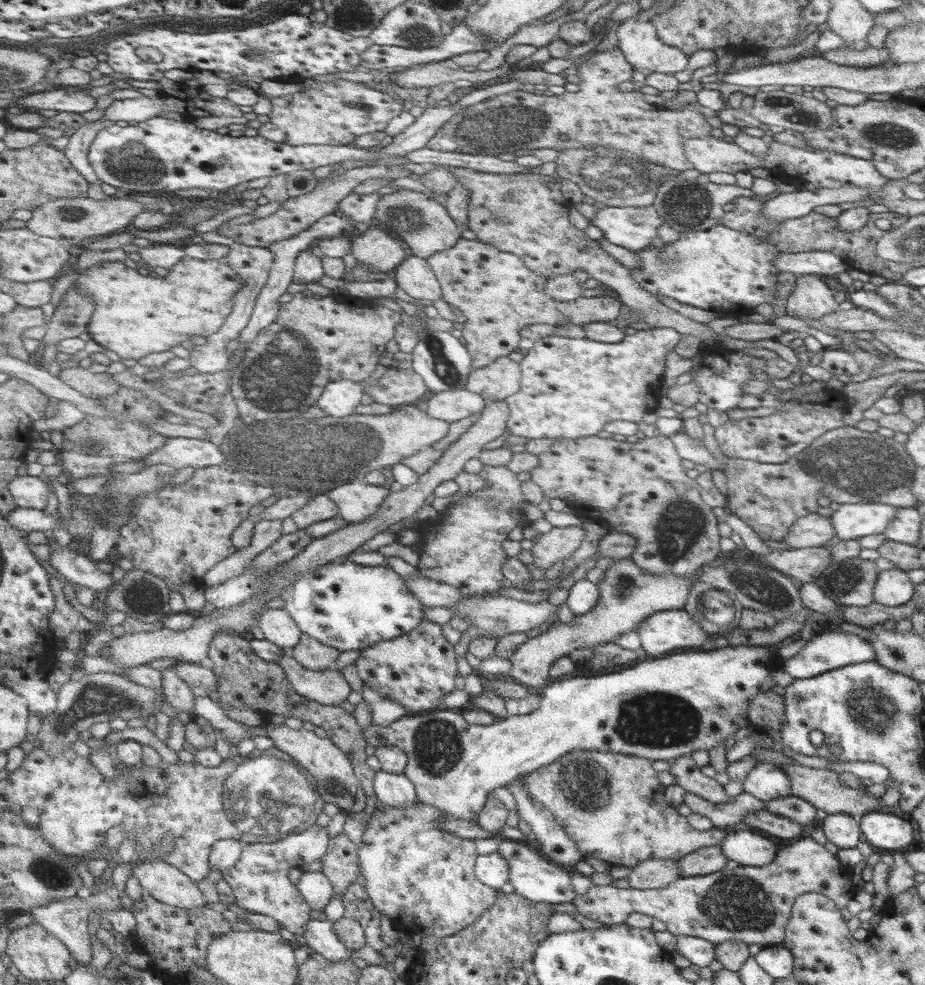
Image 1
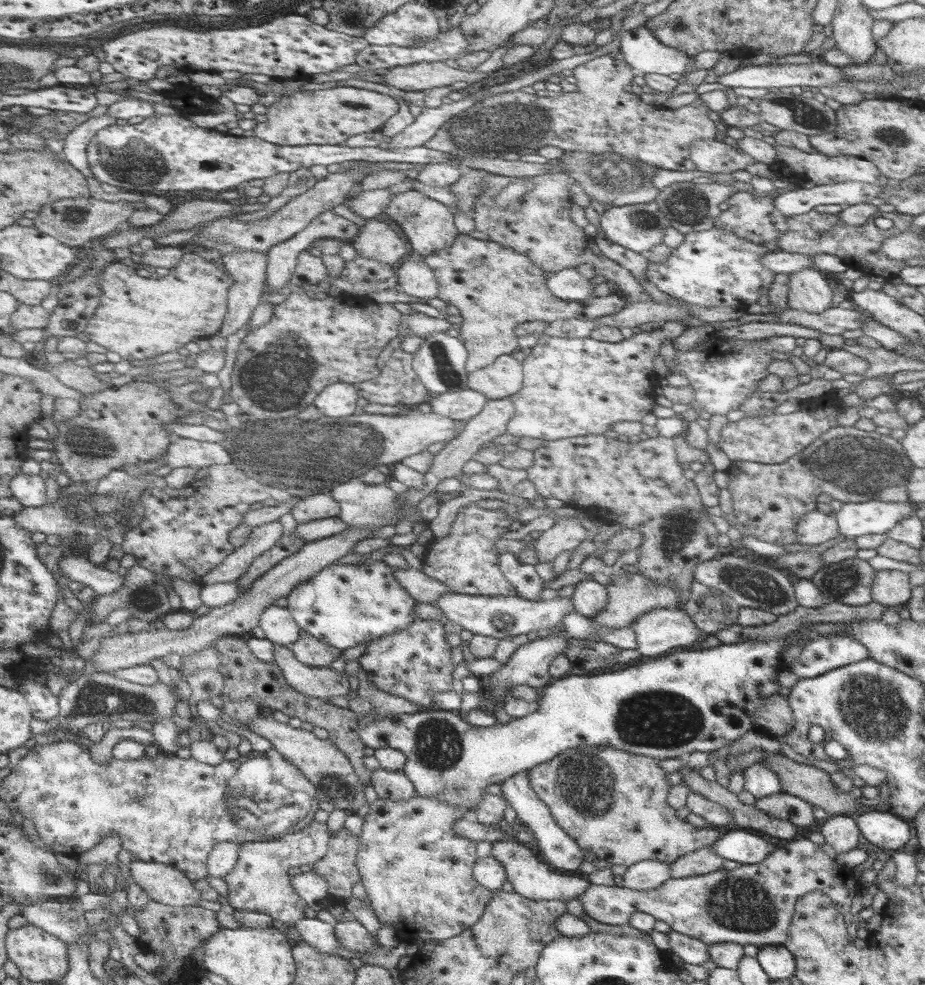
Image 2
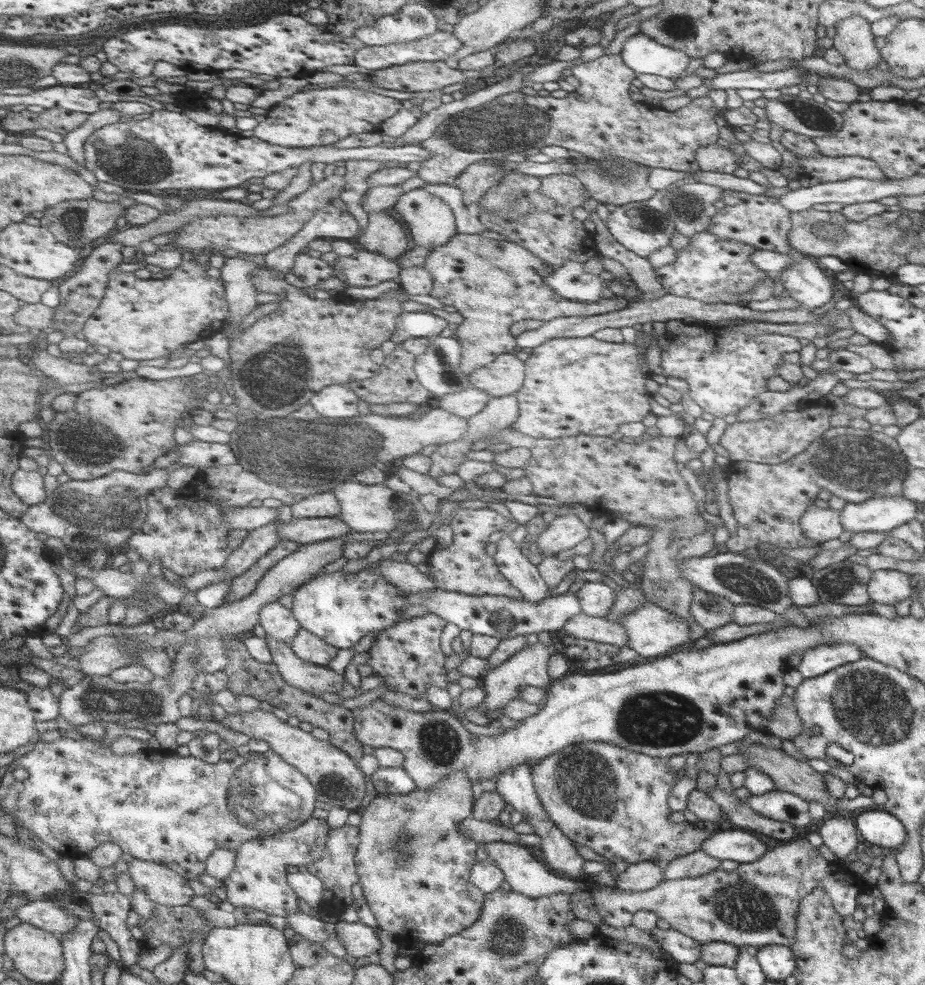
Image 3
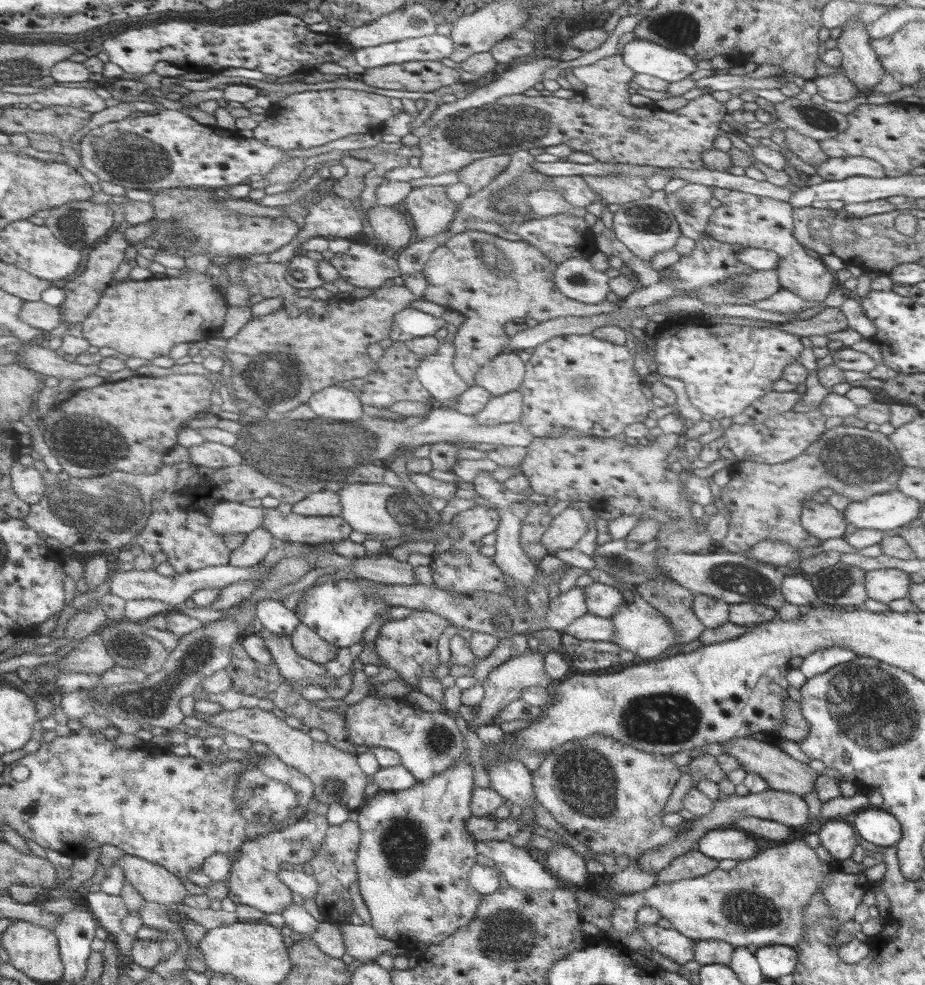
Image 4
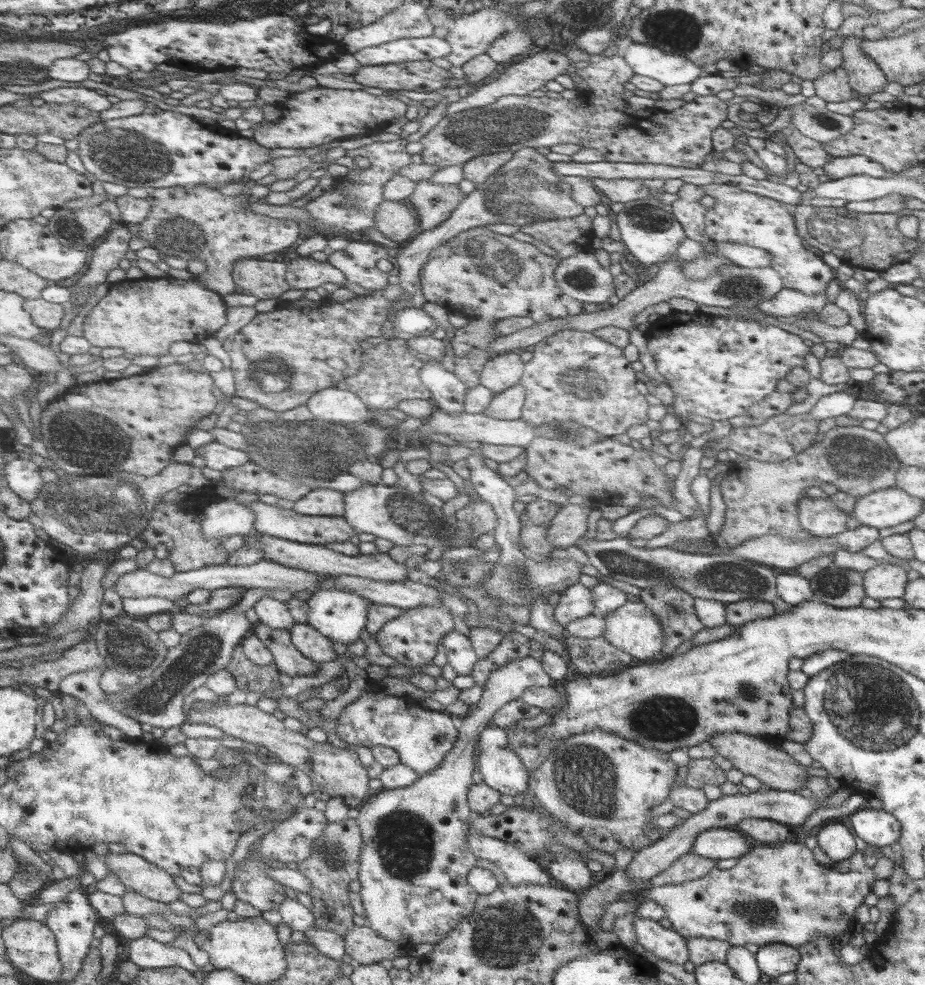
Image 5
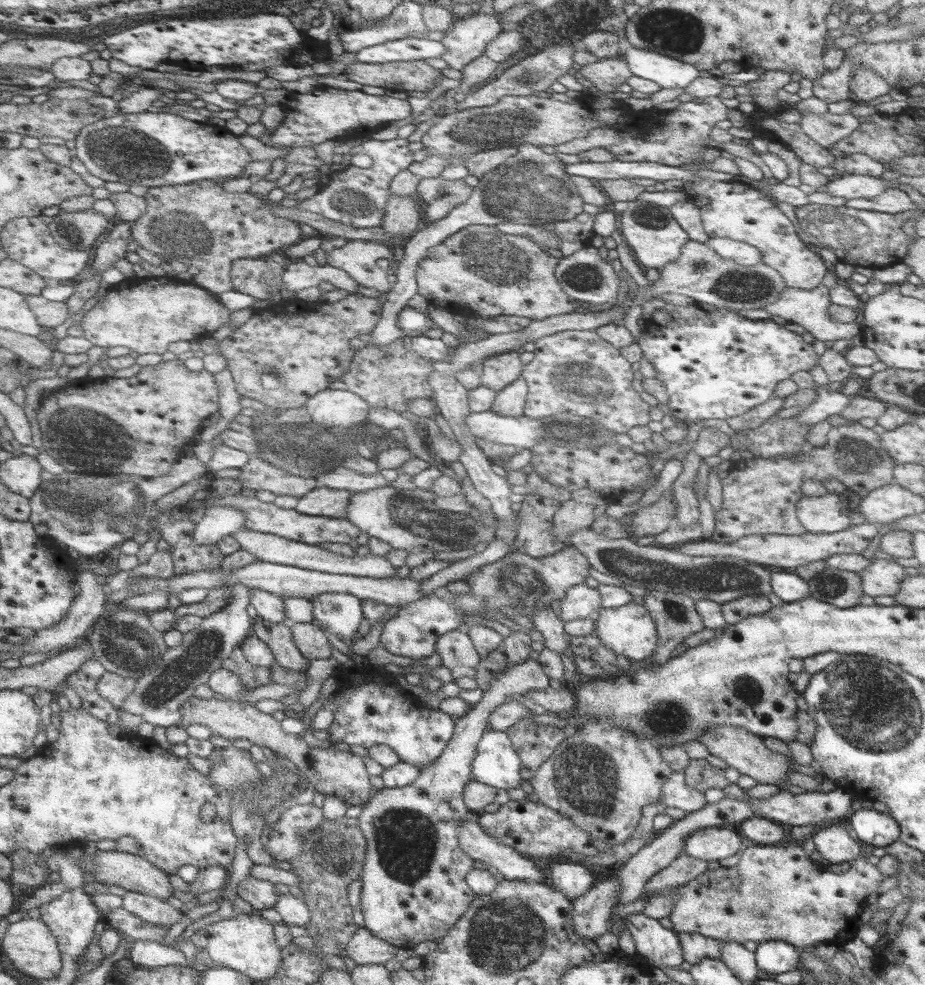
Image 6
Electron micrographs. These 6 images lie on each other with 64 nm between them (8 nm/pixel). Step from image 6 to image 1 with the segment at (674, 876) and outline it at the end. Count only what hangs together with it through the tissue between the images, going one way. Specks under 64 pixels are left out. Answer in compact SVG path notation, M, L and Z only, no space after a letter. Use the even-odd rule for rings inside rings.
M720 845L698 849L679 861L681 877L708 875L724 869L729 860Z

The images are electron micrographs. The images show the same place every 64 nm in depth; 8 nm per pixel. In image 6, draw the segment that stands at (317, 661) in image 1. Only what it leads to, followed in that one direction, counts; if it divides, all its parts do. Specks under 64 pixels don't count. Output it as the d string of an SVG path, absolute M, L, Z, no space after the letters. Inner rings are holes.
M291 623L293 640L309 661L331 658L332 648L326 634L314 623Z

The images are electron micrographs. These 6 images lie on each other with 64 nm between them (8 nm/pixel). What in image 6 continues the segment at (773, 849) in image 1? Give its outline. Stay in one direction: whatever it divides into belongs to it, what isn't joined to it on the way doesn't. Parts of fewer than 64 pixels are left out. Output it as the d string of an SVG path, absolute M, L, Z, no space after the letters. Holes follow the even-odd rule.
M718 827L700 828L688 834L682 851L687 856L706 862L734 856L742 848L742 838L732 830Z

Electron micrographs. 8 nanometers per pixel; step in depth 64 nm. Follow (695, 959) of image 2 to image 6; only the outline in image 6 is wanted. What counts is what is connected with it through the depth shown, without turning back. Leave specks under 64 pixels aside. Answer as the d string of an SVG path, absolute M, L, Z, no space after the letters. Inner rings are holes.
M641 912L628 915L624 922L634 939L636 954L649 968L677 968L685 961L680 937L674 930L664 928L658 920Z

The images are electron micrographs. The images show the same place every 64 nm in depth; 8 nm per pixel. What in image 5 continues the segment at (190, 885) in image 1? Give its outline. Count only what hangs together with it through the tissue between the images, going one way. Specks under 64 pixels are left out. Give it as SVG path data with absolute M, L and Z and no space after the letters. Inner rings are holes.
M108 853L104 862L110 873L118 874L128 889L150 900L169 904L183 894L175 884L174 876L135 854Z

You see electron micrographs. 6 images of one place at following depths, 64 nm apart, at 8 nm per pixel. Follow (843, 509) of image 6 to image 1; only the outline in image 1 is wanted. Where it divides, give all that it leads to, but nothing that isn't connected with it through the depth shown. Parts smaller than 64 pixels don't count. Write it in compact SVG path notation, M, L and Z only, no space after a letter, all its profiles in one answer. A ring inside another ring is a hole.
M813 512L798 517L782 542L792 549L821 547L834 537L836 534L832 526L832 518Z

